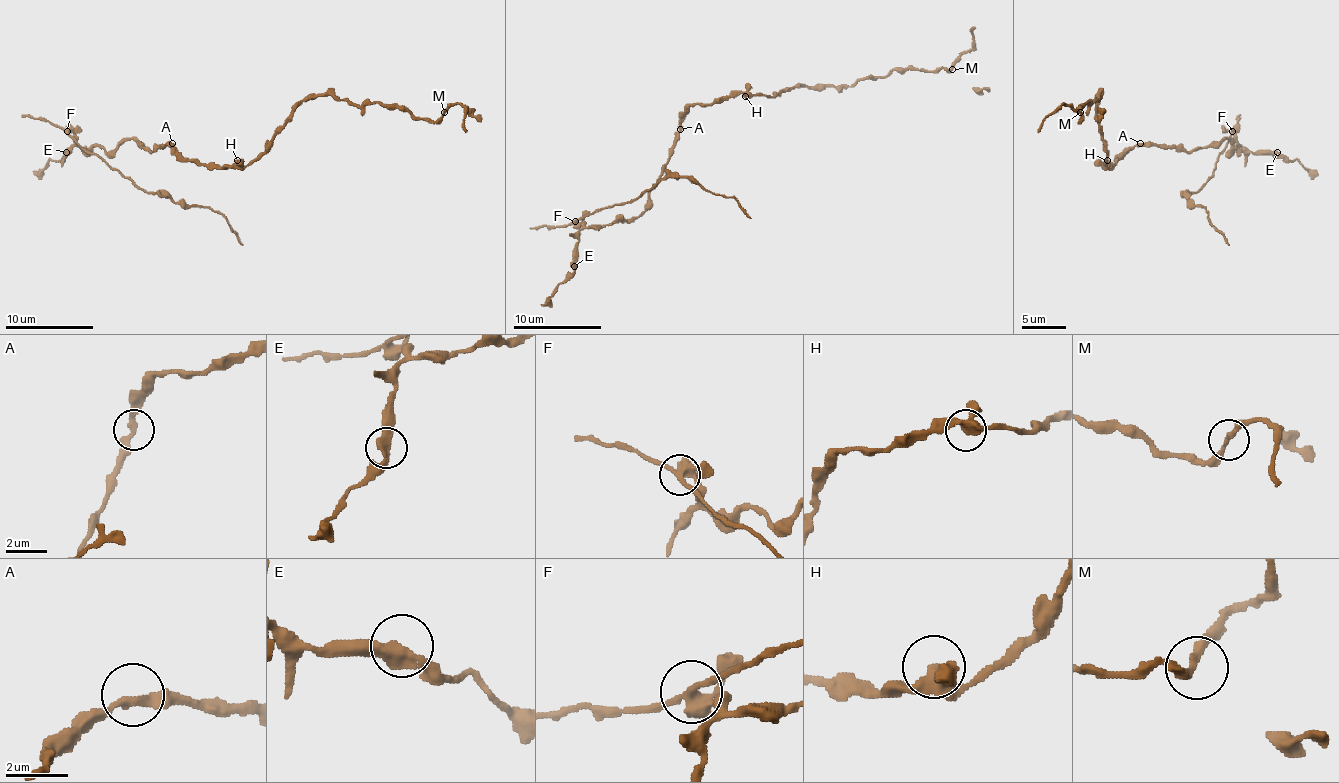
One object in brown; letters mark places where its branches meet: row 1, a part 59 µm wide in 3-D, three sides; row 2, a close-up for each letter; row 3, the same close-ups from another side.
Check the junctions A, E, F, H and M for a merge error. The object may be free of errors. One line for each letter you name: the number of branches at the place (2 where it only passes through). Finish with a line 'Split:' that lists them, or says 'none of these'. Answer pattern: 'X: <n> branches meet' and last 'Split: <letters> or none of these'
F: 4 branches meet
Split: F

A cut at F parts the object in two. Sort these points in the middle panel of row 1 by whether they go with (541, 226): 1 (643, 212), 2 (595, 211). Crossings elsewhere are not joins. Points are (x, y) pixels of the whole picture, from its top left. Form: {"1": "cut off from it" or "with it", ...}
{"1": "cut off from it", "2": "with it"}

